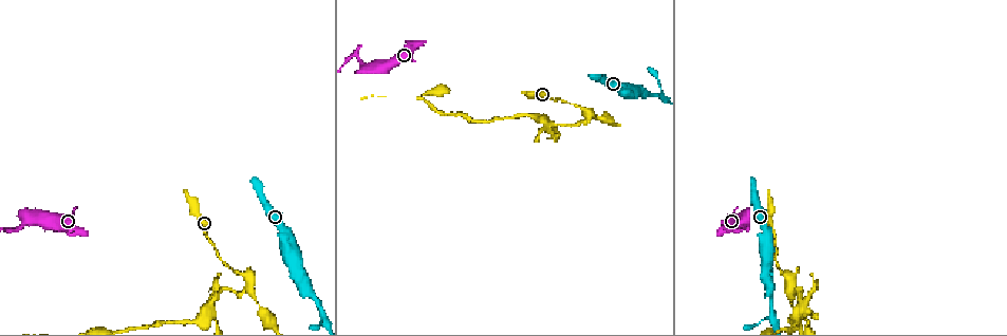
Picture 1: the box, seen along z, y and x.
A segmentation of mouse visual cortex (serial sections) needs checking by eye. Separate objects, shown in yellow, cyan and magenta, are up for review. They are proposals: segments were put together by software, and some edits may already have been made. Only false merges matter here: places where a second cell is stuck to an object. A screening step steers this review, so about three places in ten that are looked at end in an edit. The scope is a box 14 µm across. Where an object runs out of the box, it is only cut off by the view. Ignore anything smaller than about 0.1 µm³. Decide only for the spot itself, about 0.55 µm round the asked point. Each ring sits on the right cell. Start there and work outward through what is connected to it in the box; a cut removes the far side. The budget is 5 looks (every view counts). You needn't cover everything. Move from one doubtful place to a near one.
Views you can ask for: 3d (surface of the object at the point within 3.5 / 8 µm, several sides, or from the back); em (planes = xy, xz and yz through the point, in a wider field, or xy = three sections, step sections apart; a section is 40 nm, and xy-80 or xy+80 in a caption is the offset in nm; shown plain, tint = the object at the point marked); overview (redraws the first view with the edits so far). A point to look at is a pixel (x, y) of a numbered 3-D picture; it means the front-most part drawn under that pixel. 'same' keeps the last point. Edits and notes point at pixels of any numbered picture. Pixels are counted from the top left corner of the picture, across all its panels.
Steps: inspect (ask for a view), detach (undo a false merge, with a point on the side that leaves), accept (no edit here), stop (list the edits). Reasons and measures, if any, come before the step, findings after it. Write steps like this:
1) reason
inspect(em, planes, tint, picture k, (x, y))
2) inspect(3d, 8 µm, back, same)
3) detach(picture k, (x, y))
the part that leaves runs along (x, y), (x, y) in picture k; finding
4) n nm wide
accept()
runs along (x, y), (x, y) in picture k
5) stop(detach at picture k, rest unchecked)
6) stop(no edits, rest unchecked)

thin neck
inspect(3d, 3.5 µm, back, picture 1, (772, 303))

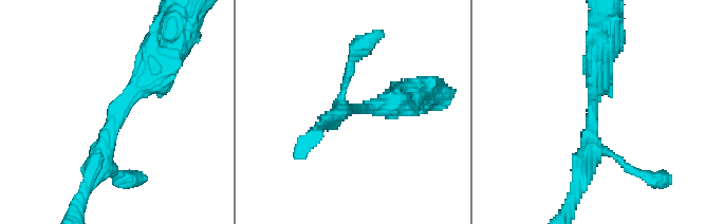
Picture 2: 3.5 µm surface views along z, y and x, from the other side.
inspect(em, xy, step 5, tint, picture 2, (352, 112))

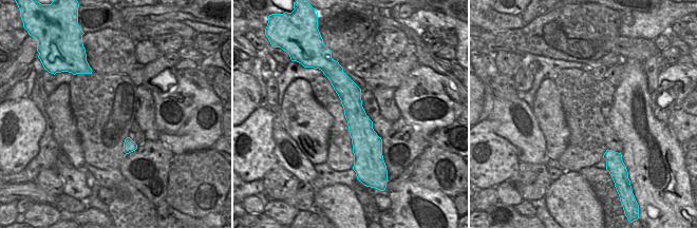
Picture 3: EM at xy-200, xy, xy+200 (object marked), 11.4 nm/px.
accept()
runs along (164, 58), (112, 117), (90, 179) in picture 2; all the same cell

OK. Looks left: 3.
abrupt turn
inspect(3d, 3.5 µm, picture 1, (793, 288))

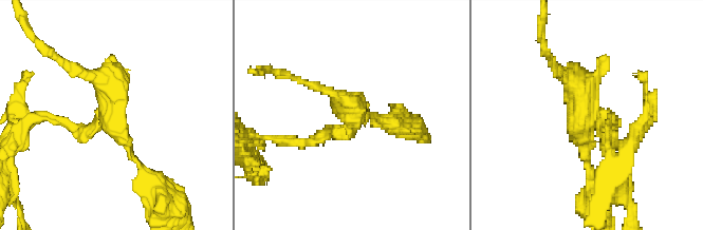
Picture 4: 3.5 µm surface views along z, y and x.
now the EM
inspect(em, xy, step 5, tint, picture 4, (114, 114))

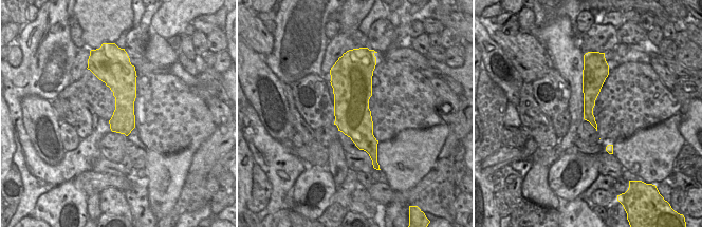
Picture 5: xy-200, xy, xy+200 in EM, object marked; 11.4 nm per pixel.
440 nm wide
detach(picture 4, (313, 139))
the part that leaves runs along (343, 129), (313, 142), (261, 139) in picture 4; a second cell is stuck on

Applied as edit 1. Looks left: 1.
stop(detach at picture 4, rest unchecked)

